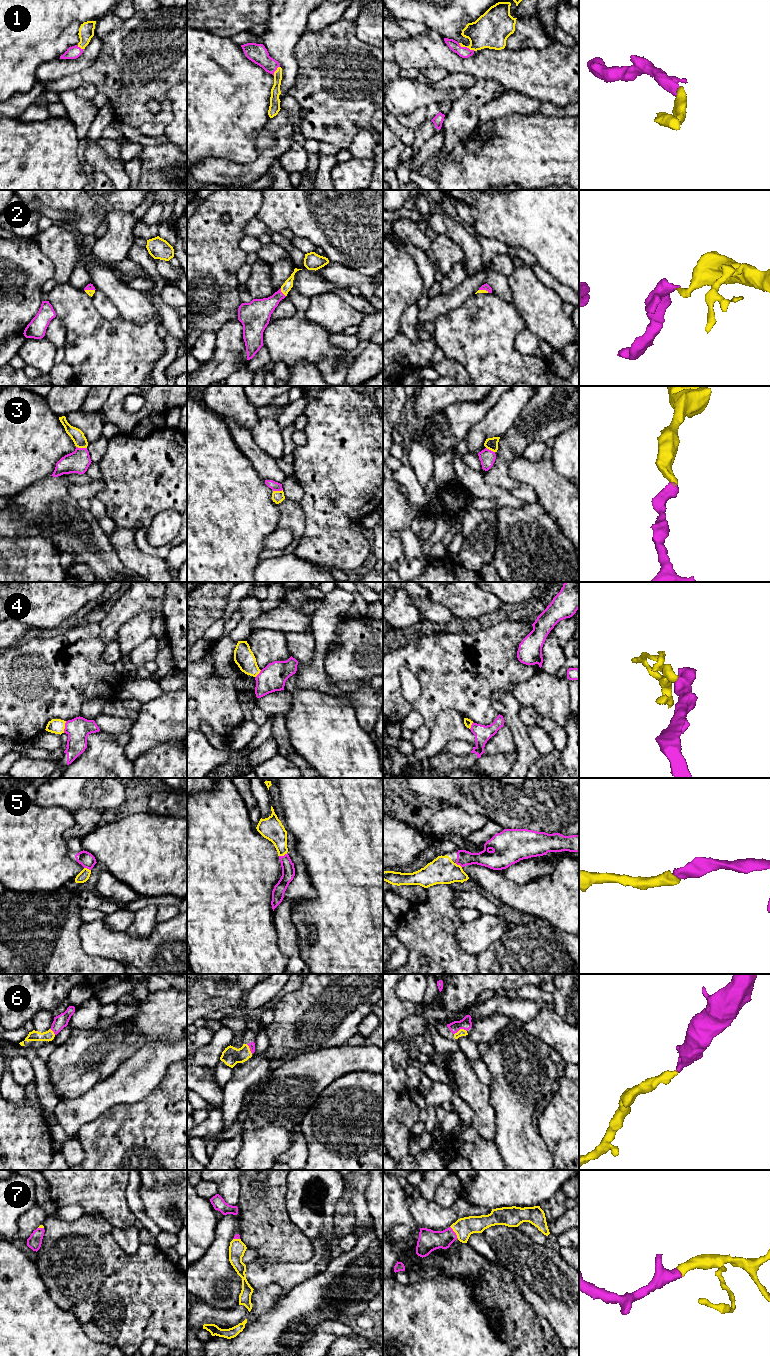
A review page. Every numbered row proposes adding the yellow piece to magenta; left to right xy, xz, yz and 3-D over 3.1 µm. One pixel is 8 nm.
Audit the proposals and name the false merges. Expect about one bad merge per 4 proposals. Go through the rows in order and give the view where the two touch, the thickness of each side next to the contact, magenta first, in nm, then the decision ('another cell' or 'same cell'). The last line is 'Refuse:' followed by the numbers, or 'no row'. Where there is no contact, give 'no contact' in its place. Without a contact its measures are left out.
1: yz | 90/280 nm | same cell
2: xz | 200/80 nm | same cell
3: xy | 180/110 nm | same cell
4: xy | 190/120 nm | another cell
5: xz | 110/190 nm | same cell
6: yz | 90/60 nm | same cell
7: yz | 170/160 nm | same cell
Refuse: 4

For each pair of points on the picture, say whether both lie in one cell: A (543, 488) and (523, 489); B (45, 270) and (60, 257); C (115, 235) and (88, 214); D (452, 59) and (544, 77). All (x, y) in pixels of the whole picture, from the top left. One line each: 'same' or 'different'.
A: different
B: different
C: different
D: same

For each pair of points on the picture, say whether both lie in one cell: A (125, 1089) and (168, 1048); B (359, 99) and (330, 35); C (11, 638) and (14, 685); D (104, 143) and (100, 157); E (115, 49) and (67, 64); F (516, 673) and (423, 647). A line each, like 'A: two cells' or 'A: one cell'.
A: one cell
B: one cell
C: two cells
D: two cells
E: two cells
F: one cell

